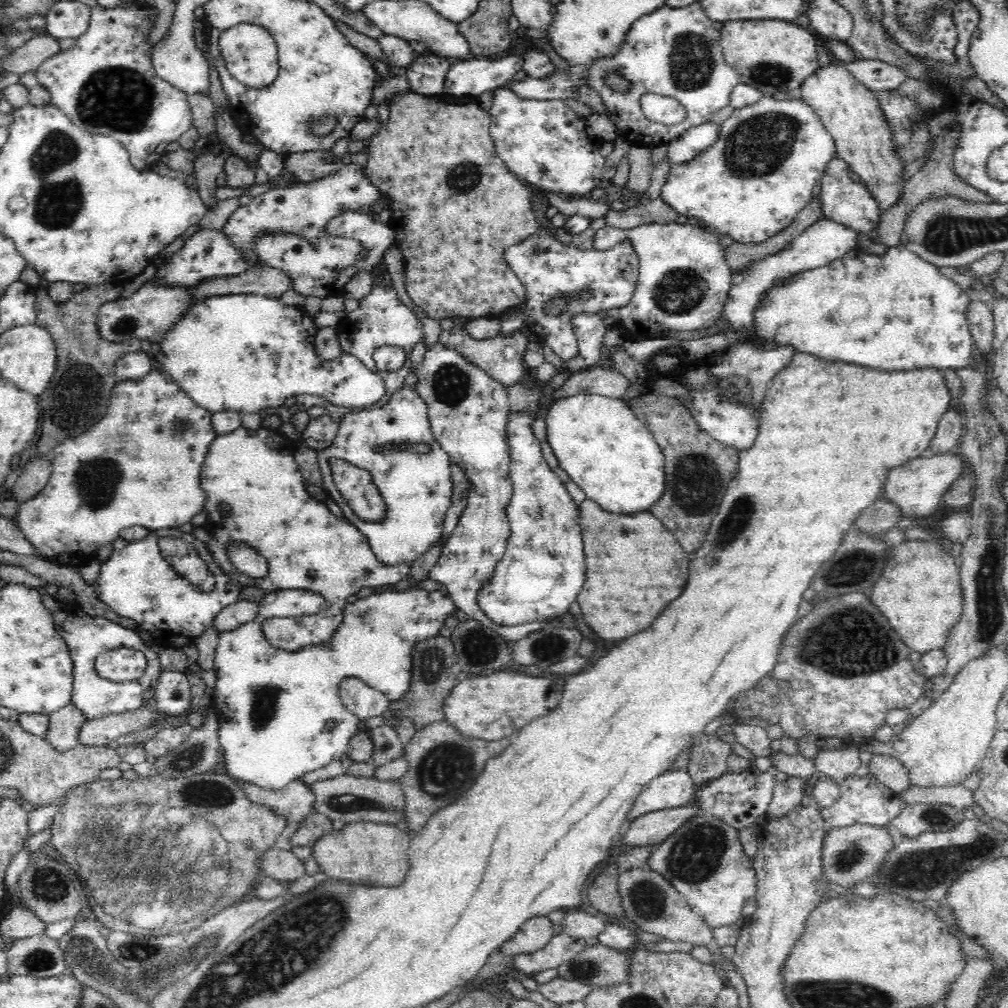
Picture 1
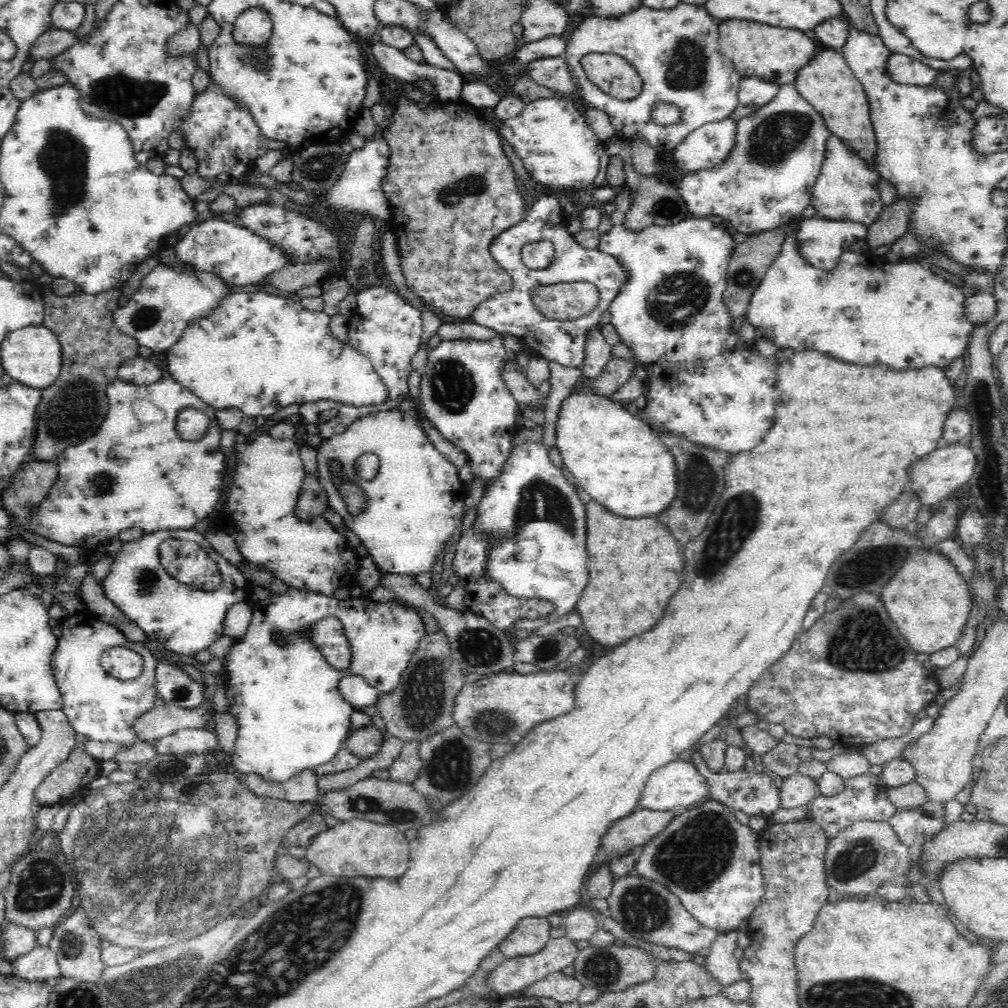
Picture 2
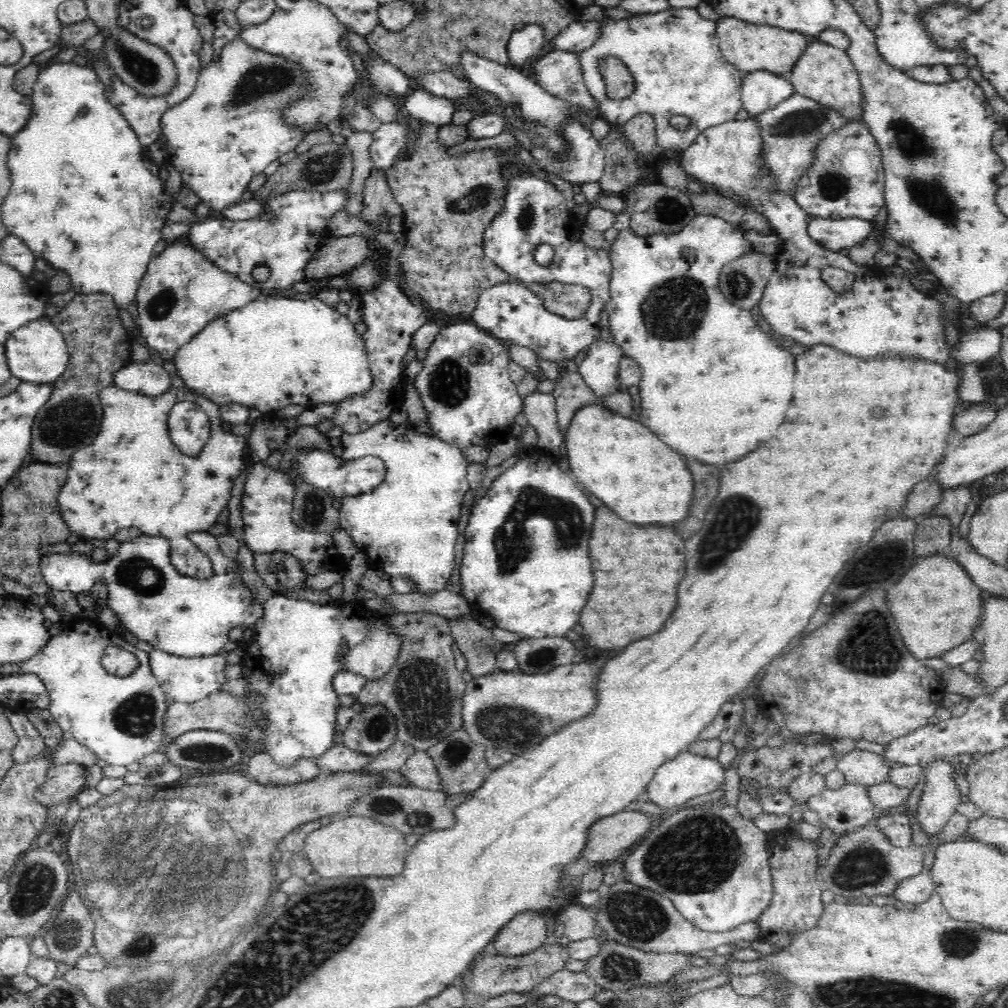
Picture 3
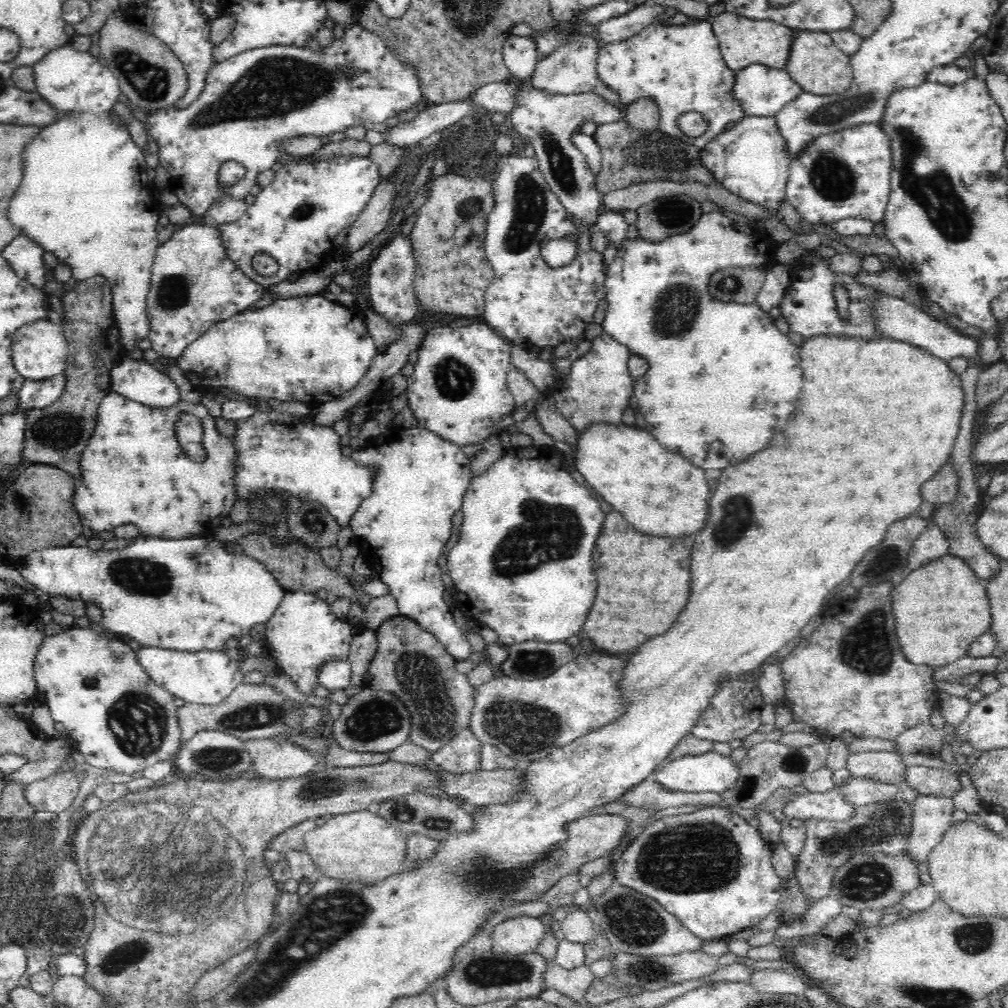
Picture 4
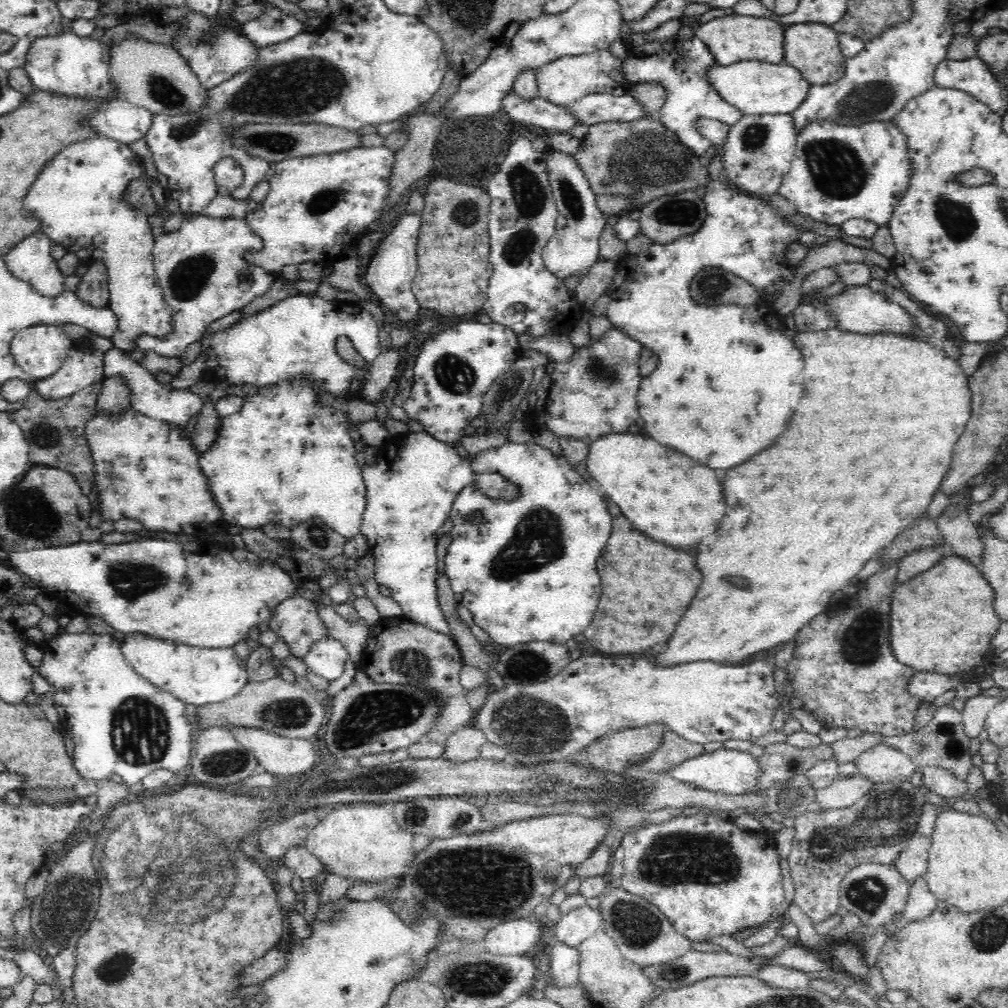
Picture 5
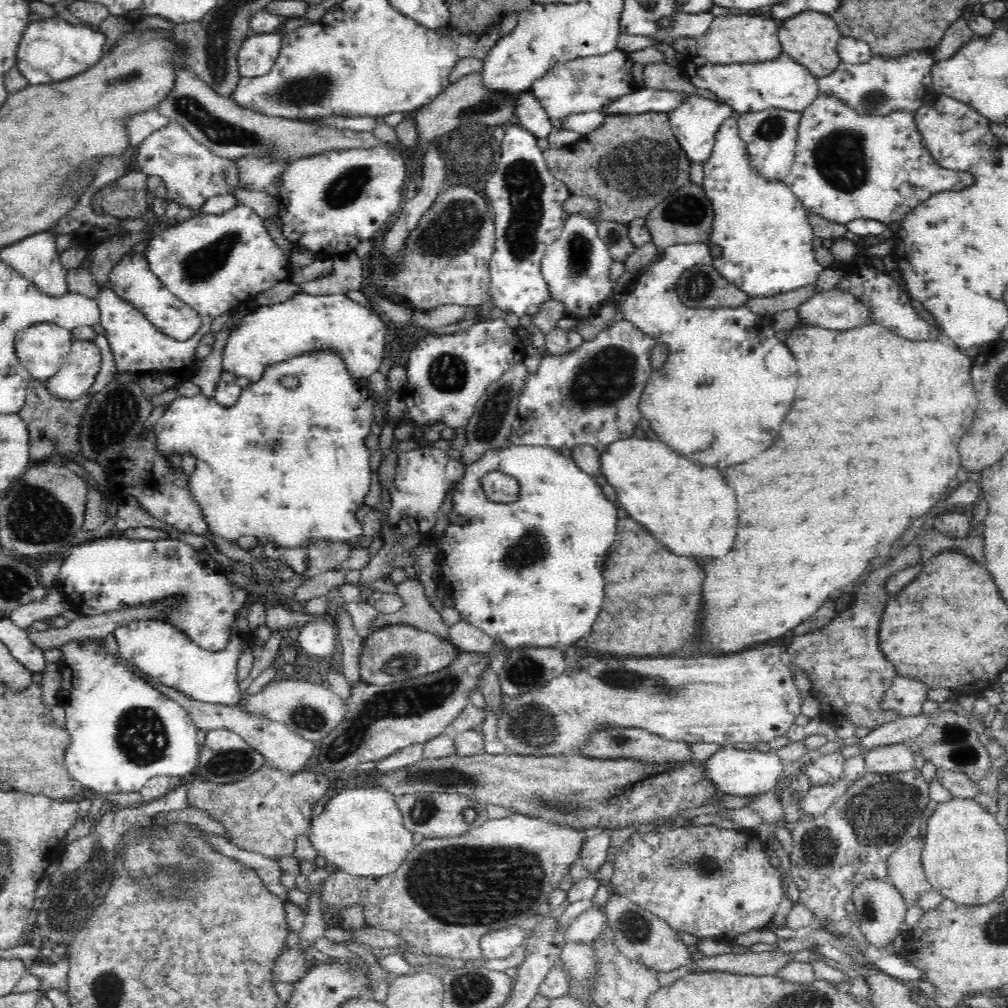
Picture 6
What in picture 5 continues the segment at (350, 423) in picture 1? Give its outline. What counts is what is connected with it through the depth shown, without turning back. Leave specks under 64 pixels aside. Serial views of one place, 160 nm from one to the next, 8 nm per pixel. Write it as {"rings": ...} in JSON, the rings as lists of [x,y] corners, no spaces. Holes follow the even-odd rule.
{"rings":[[[407,431],[392,437],[379,448],[377,463],[373,466],[364,464],[362,472],[367,500],[360,533],[366,536],[368,552],[374,555],[376,581],[380,586],[390,588],[390,597],[402,607],[404,618],[453,638],[437,595],[436,542],[440,536],[440,527],[448,520],[454,499],[465,486],[475,484],[488,498],[494,500],[514,500],[519,496],[518,485],[496,472],[474,473],[469,457],[462,458],[458,455],[454,444],[444,443],[424,431]]]}

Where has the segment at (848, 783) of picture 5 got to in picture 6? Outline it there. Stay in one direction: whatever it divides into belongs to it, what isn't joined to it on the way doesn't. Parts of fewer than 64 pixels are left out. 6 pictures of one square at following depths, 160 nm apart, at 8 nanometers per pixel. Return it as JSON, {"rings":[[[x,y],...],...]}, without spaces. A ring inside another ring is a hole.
{"rings":[[[843,780],[828,785],[812,785],[810,790],[806,792],[806,796],[800,800],[801,814],[806,816],[818,816],[824,814],[827,808],[836,802],[836,798],[840,798],[842,794],[846,794],[848,790],[844,786]]]}

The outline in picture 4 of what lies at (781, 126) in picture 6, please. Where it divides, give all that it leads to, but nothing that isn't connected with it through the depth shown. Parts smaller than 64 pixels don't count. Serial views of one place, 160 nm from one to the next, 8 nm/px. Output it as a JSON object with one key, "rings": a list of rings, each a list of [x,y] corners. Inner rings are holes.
{"rings":[[[745,115],[734,127],[718,134],[700,149],[700,159],[716,182],[732,194],[778,214],[779,206],[787,198],[785,188],[792,160],[786,139],[778,131],[776,117]]]}

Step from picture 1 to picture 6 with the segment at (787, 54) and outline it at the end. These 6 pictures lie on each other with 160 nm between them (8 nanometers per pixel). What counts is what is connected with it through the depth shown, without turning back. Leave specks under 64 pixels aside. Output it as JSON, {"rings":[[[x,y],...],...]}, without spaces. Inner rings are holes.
{"rings":[[[726,13],[714,18],[711,28],[697,39],[697,52],[712,64],[764,62],[783,52],[778,35],[779,22],[772,16]]]}

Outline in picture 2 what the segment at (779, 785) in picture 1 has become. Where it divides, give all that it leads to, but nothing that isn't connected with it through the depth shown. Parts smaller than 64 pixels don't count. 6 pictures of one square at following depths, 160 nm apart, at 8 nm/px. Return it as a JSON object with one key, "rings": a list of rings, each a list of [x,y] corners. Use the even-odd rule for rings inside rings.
{"rings":[[[794,774],[780,780],[781,807],[796,809],[810,806],[819,795],[816,780],[802,774]]]}

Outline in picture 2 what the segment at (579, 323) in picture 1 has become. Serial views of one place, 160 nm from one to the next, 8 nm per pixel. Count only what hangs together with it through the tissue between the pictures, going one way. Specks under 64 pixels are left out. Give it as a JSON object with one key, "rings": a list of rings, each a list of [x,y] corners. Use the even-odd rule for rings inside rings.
{"rings":[[[600,324],[588,329],[585,345],[585,359],[582,364],[583,378],[594,381],[603,376],[606,364],[613,356],[610,343],[605,339]]]}

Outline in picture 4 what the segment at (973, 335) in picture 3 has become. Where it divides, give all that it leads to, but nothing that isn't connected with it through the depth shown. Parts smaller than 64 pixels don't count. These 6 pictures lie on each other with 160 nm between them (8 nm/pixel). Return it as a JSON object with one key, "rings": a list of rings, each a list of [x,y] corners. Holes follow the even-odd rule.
{"rings":[[[878,291],[877,293],[878,298],[876,298],[876,304],[872,306],[871,314],[875,318],[877,330],[886,339],[909,342],[946,362],[952,360],[952,358],[956,358],[956,356],[965,356],[970,362],[973,361],[976,354],[982,354],[978,350],[978,342],[972,339],[972,337],[963,335],[956,328],[951,327],[946,322],[934,319],[924,312],[924,310],[919,310],[908,302],[904,302],[894,296],[889,296],[882,291]]]}

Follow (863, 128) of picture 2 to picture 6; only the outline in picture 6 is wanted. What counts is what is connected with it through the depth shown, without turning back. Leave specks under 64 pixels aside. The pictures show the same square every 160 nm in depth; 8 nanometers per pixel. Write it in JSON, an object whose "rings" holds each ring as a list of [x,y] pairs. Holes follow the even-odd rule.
{"rings":[[[806,11],[786,18],[779,22],[778,35],[783,52],[805,66],[815,77],[828,76],[841,63],[837,46],[843,35],[836,21],[826,13]]]}

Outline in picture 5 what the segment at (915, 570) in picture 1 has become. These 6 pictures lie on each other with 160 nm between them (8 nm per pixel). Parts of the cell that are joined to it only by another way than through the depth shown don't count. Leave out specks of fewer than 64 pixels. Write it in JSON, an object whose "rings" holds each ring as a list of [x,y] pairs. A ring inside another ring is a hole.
{"rings":[[[946,553],[946,556],[943,556],[933,567],[930,567],[926,572],[922,572],[922,574],[918,574],[916,578],[912,578],[910,582],[906,582],[906,584],[902,584],[902,586],[898,586],[896,590],[894,590],[894,598],[892,598],[889,606],[892,612],[890,612],[890,646],[892,646],[892,650],[894,650],[894,654],[896,654],[896,658],[898,658],[898,662],[902,662],[902,664],[906,664],[906,666],[910,666],[910,668],[914,669],[914,672],[937,672],[938,674],[968,674],[968,672],[972,672],[972,670],[976,670],[978,666],[982,666],[984,662],[986,662],[986,658],[988,658],[988,648],[990,648],[990,644],[992,644],[992,638],[996,636],[996,632],[998,632],[998,628],[1000,628],[1000,624],[1002,619],[998,617],[998,613],[996,613],[996,609],[994,609],[994,589],[990,586],[990,583],[986,580],[986,577],[980,572],[979,567],[974,566],[972,563],[968,562],[966,558],[960,557],[953,553]]]}

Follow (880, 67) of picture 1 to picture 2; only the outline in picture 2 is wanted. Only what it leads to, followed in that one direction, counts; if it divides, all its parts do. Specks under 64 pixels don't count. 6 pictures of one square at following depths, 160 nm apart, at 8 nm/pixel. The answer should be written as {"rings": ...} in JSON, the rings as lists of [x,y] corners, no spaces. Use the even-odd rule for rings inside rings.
{"rings":[[[891,54],[886,62],[892,80],[905,85],[926,86],[938,78],[939,71],[904,54]]]}

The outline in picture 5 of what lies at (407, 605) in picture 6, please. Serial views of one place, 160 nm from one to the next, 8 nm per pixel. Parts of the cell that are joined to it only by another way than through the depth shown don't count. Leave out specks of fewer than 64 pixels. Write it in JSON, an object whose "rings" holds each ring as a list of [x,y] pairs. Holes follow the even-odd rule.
{"rings":[[[324,605],[319,610],[319,620],[324,623],[328,636],[339,640],[346,649],[349,659],[359,666],[362,663],[363,650],[369,637],[371,630],[363,618],[355,622],[351,622],[343,618],[338,612],[334,611],[334,607]]]}

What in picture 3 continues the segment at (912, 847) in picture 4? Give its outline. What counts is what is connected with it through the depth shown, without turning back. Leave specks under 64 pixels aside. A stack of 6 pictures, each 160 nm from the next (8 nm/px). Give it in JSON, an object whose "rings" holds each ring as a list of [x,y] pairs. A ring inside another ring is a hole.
{"rings":[[[948,761],[934,762],[924,768],[926,785],[915,817],[929,838],[946,830],[946,824],[962,803],[960,790],[952,776],[956,772],[957,768]]]}

